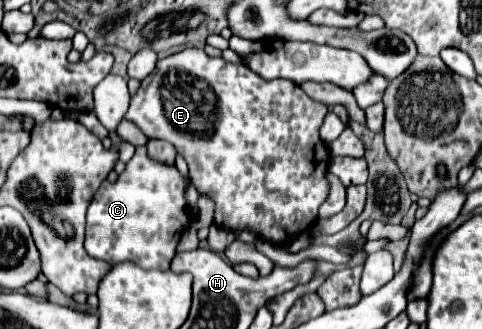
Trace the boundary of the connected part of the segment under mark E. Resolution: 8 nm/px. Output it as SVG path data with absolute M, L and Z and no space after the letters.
M183 49L175 55L169 55L165 59L161 59L157 63L157 69L141 81L139 91L131 97L131 105L125 113L125 119L135 123L149 139L163 139L169 141L177 153L187 161L189 165L189 177L193 187L199 191L199 195L209 197L215 203L215 215L213 221L215 225L219 225L221 229L229 229L229 231L239 231L239 229L249 229L251 233L255 233L257 237L261 237L263 241L269 241L277 247L289 247L289 243L293 239L297 239L303 231L307 231L315 221L317 221L317 213L321 203L327 199L329 195L329 179L327 179L327 171L329 171L329 149L325 145L325 141L319 137L319 127L327 115L327 105L317 103L313 99L309 99L303 89L287 79L275 79L275 81L263 81L259 75L255 75L251 69L247 69L245 65L237 65L237 63L229 63L221 57L209 57L203 49Z

